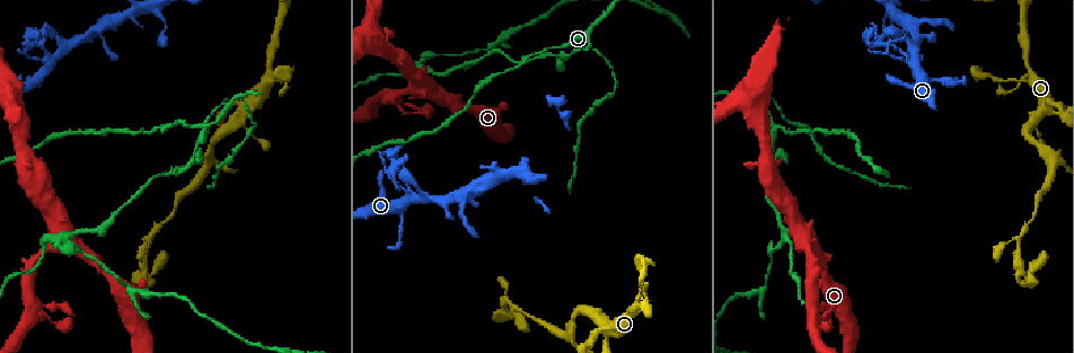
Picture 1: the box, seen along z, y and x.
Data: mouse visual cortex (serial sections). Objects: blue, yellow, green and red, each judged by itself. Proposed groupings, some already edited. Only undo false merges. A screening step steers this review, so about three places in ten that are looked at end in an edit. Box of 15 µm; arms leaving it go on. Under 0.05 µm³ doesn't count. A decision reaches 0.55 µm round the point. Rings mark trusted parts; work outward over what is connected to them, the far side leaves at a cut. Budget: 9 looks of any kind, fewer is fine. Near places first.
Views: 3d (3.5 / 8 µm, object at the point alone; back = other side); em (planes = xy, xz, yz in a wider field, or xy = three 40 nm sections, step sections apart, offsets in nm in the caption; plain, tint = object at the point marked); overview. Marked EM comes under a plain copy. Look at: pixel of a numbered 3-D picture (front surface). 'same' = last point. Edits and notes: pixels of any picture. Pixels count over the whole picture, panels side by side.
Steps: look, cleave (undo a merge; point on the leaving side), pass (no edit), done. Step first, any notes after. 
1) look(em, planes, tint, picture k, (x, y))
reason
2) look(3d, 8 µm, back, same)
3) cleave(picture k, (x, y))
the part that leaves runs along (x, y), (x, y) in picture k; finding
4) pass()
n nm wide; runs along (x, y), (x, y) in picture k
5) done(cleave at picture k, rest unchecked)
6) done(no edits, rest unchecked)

look(3d, 3.5 µm, picture 1, (911, 25))
side arm on a straight run

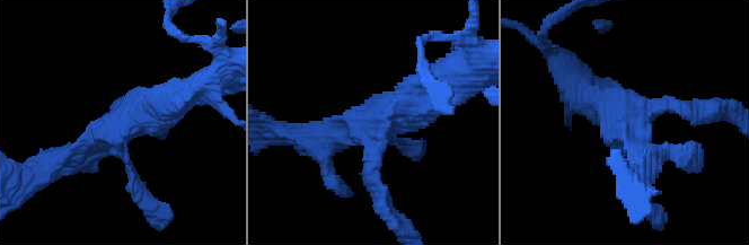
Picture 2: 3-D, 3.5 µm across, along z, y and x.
look(em, xy, step 3, tint, picture 2, (633, 126))

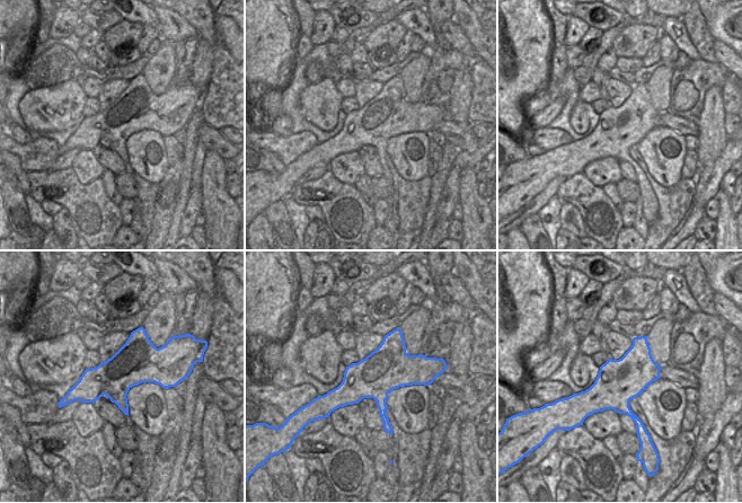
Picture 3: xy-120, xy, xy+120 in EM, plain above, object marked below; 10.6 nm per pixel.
pass()
runs along (59, 159), (176, 97) in picture 2; continuous, no second cell

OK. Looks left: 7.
look(3d, 8 µm, picture 1, (160, 16))
calibre changes

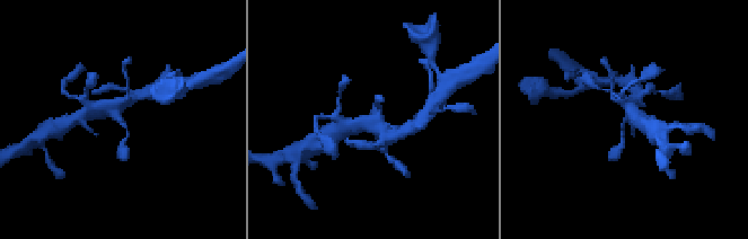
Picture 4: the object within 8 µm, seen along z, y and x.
look(3d, 3.5 µm, picture 4, (121, 119))
closer look

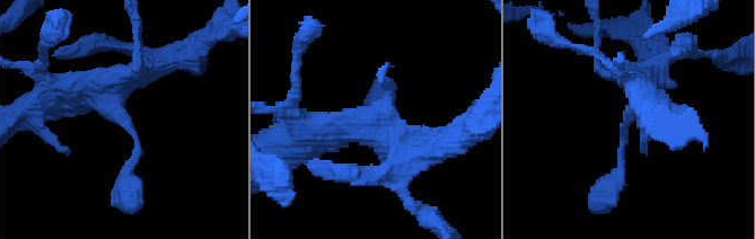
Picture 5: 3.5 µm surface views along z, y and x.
look(em, planes, tint, picture 5, (630, 111))
4 arms; arms of 100, 300, 350, 400 nm; now the EM

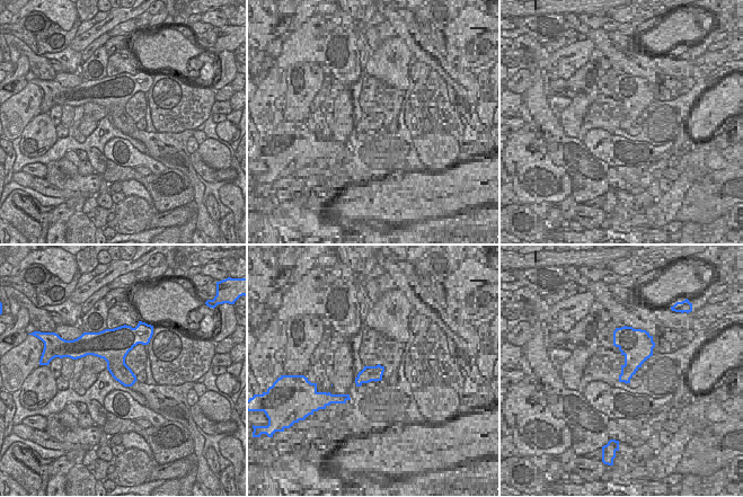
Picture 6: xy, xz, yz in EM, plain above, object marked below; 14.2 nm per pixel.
pass()
runs along (643, 91), (623, 126), (615, 178) in picture 5; continuous, no second cell

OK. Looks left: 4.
look(3d, 3.5 µm, picture 1, (284, 73))
sharp bend

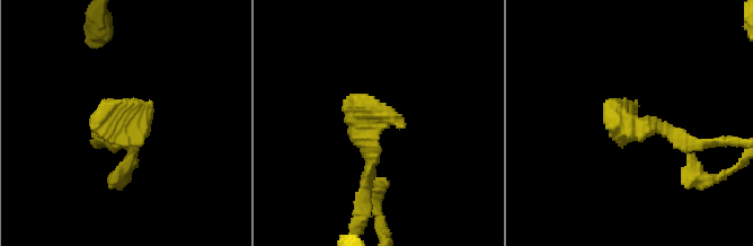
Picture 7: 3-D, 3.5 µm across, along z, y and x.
look(em, xy, step 5, tint, picture 7, (625, 121))

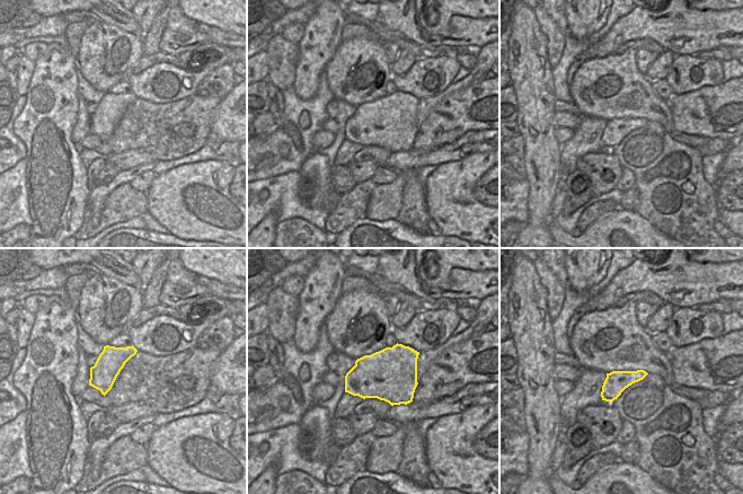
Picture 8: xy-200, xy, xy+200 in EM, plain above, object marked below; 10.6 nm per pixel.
pass()
runs along (685, 145), (625, 123), (636, 99) in picture 7; continuous, no second cell

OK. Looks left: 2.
look(3d, 3.5 µm, back, picture 1, (1026, 76))
abrupt turn

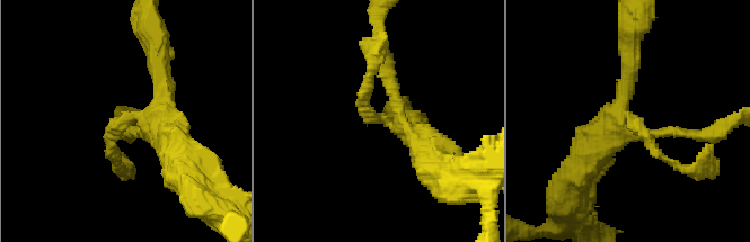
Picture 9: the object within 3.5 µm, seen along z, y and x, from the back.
look(em, xy, step 2, tint, picture 9, (629, 118))
shape alone is not enough

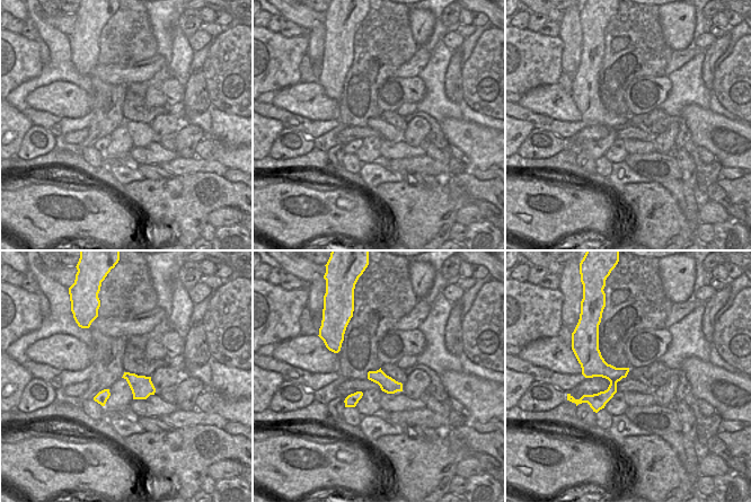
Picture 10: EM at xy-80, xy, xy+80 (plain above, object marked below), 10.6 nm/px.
pass()
runs along (595, 345), (612, 378), (595, 408) in picture 10; continuous, no second cell

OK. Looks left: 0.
done(no edits, rest unchecked)

